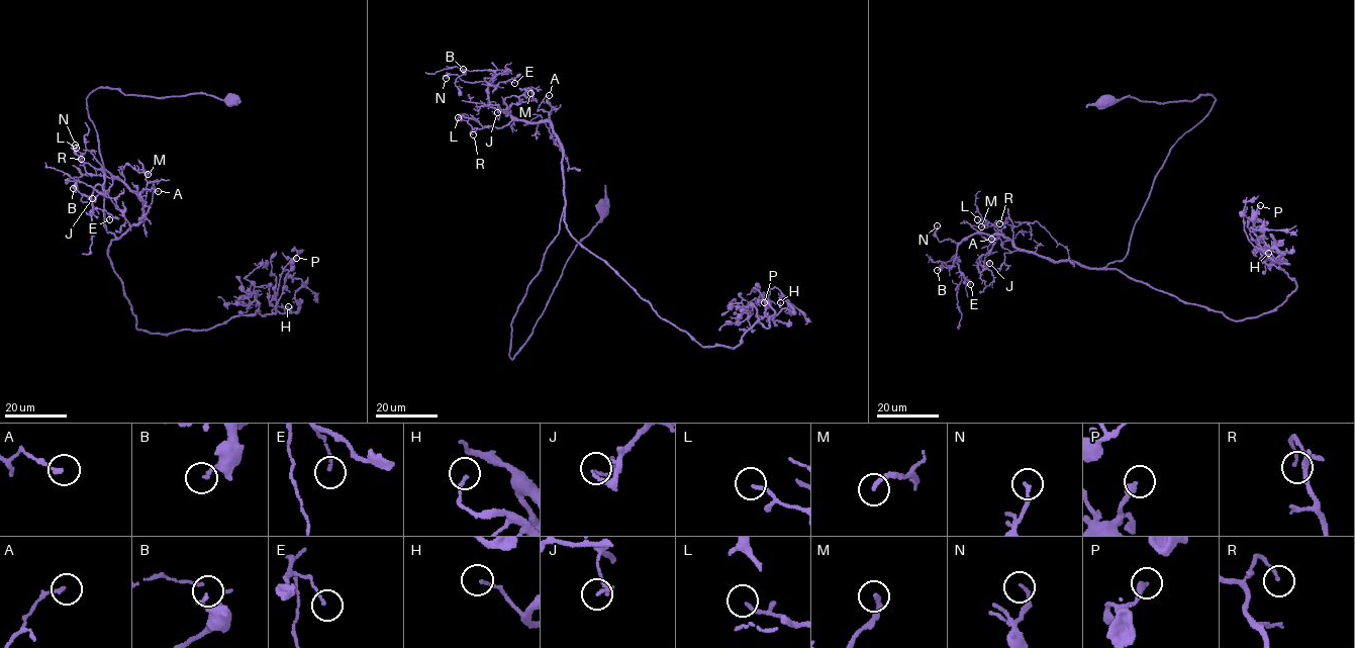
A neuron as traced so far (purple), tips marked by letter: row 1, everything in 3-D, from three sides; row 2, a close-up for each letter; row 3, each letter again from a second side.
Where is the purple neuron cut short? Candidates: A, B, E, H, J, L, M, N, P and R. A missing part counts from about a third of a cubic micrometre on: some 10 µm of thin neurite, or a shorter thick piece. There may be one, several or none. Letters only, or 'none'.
L, M

